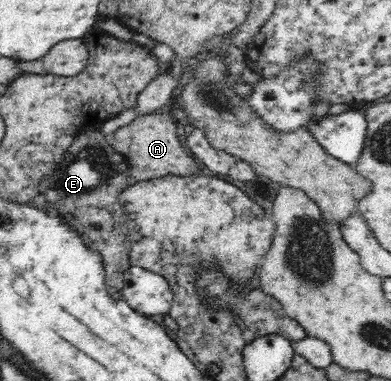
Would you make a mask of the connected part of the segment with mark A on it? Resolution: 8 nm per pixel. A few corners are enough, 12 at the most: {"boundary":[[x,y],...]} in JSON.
{"boundary":[[166,110],[110,136],[143,181],[197,173]]}

